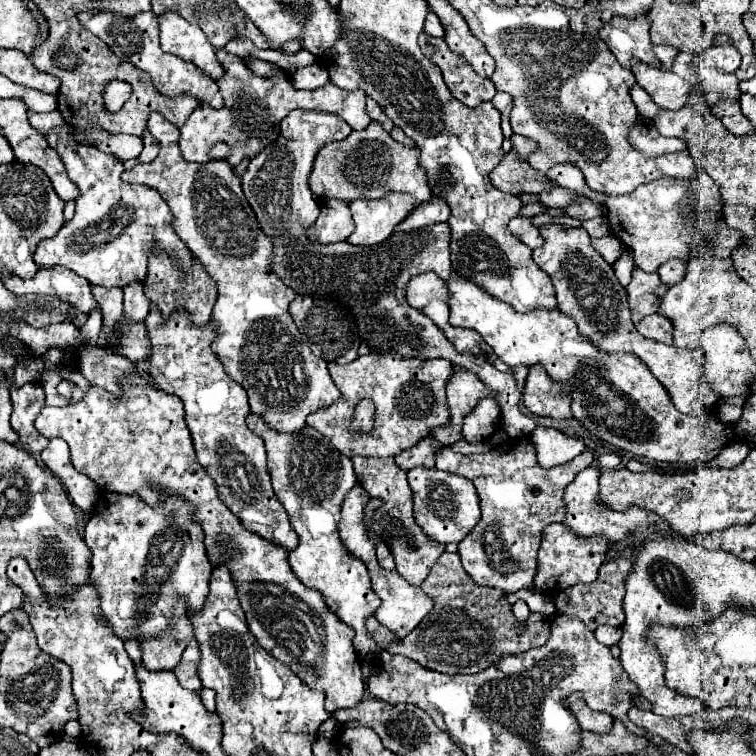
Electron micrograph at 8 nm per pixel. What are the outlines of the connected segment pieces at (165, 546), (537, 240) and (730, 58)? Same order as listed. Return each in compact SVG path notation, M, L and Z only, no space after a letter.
M105 494L85 526L83 540L93 552L89 580L99 592L101 620L123 642L135 640L141 644L143 640L169 630L173 624L173 610L179 602L183 602L187 610L199 612L203 608L209 592L211 564L205 556L205 546L201 544L201 528L189 520L189 506L183 500L167 496L159 508L149 508L145 502L137 500L137 496Z
M513 218L509 222L509 230L513 232L515 238L519 238L531 250L535 250L535 248L539 248L543 244L543 240L539 236L539 228L531 224L531 218Z
M721 44L721 46L709 48L707 52L711 52L711 56L715 58L717 66L719 66L721 70L725 70L725 72L735 72L737 66L739 66L739 62L741 62L741 56L739 56L739 52L737 52L733 46Z

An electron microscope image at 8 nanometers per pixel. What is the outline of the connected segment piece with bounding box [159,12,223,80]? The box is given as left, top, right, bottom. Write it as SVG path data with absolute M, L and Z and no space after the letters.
M165 12L165 16L159 16L159 26L161 48L165 52L195 64L213 80L223 76L223 66L217 60L215 48L209 44L207 36L201 28L197 28L197 24L189 24L183 16L177 16L177 12Z

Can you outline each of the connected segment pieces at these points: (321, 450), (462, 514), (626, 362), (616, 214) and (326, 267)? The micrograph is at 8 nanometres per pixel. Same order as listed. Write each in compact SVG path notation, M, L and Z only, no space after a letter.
M249 414L247 428L263 438L267 450L267 468L277 500L283 504L291 518L291 526L299 536L299 548L289 552L289 564L293 574L313 590L319 590L329 610L347 626L355 630L353 648L361 662L379 662L381 648L367 634L365 622L375 614L381 600L371 588L367 568L361 560L349 556L339 540L337 524L341 520L341 502L345 494L355 486L355 474L351 458L345 458L333 444L311 426L305 426L293 434L281 434L267 428L267 424Z
M417 466L409 470L409 486L413 490L413 504L415 504L415 520L437 542L459 542L465 538L473 526L477 526L481 518L479 510L479 496L475 492L473 482L463 476L449 474L437 468L423 468Z
M457 276L455 280L449 280L447 286L451 292L451 298L449 298L451 318L449 318L449 322L453 322L455 326L477 330L483 336L483 340L495 350L495 354L505 364L509 364L509 366L523 364L529 368L535 364L541 364L547 370L551 380L571 386L573 418L579 424L583 424L593 436L597 436L597 438L601 438L601 440L605 440L625 452L631 452L639 458L669 463L690 463L695 460L707 463L731 440L733 436L731 426L719 422L716 416L695 418L689 414L681 414L671 404L671 398L669 398L667 390L661 386L661 382L649 372L649 368L637 356L601 352L589 340L581 338L577 324L569 316L561 314L557 308L553 312L545 312L543 308L537 308L533 312L521 314L521 312L513 310L509 304L489 296L485 290L481 290L479 286L475 286L473 282L469 282L461 276Z
M573 164L553 166L549 178L555 178L559 186L565 186L577 194L585 194L593 202L605 206L611 224L611 234L623 242L635 266L645 272L657 272L657 268L669 258L681 258L687 262L693 254L693 248L701 244L699 234L693 234L691 230L703 228L705 232L711 232L711 228L717 226L717 218L723 208L717 184L701 170L699 178L693 182L661 178L657 182L643 184L625 196L601 196L599 192L589 190L583 180L583 174Z
M293 110L281 120L279 138L265 146L251 158L247 172L243 174L243 192L261 220L261 228L275 238L275 268L289 288L303 296L337 300L355 314L361 342L375 354L397 352L405 358L433 360L445 358L457 368L467 368L495 392L501 404L503 430L511 438L521 438L537 428L533 416L527 416L519 408L521 392L515 386L511 372L499 372L495 366L473 354L459 354L445 334L419 310L411 308L405 298L405 288L411 276L433 270L447 281L451 274L449 224L431 224L425 230L393 232L385 242L377 246L351 246L347 242L319 246L307 240L305 228L319 216L319 198L309 190L309 174L313 170L319 148L333 140L345 140L351 134L349 124L335 114L315 110Z

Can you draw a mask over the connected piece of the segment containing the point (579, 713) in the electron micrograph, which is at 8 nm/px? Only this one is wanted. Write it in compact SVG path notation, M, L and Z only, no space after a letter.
M573 692L567 700L567 706L573 710L573 714L577 716L577 722L583 730L589 730L589 732L597 732L597 734L605 734L611 730L611 724L613 724L613 718L605 712L597 712L597 710L591 710L583 696L579 692Z

